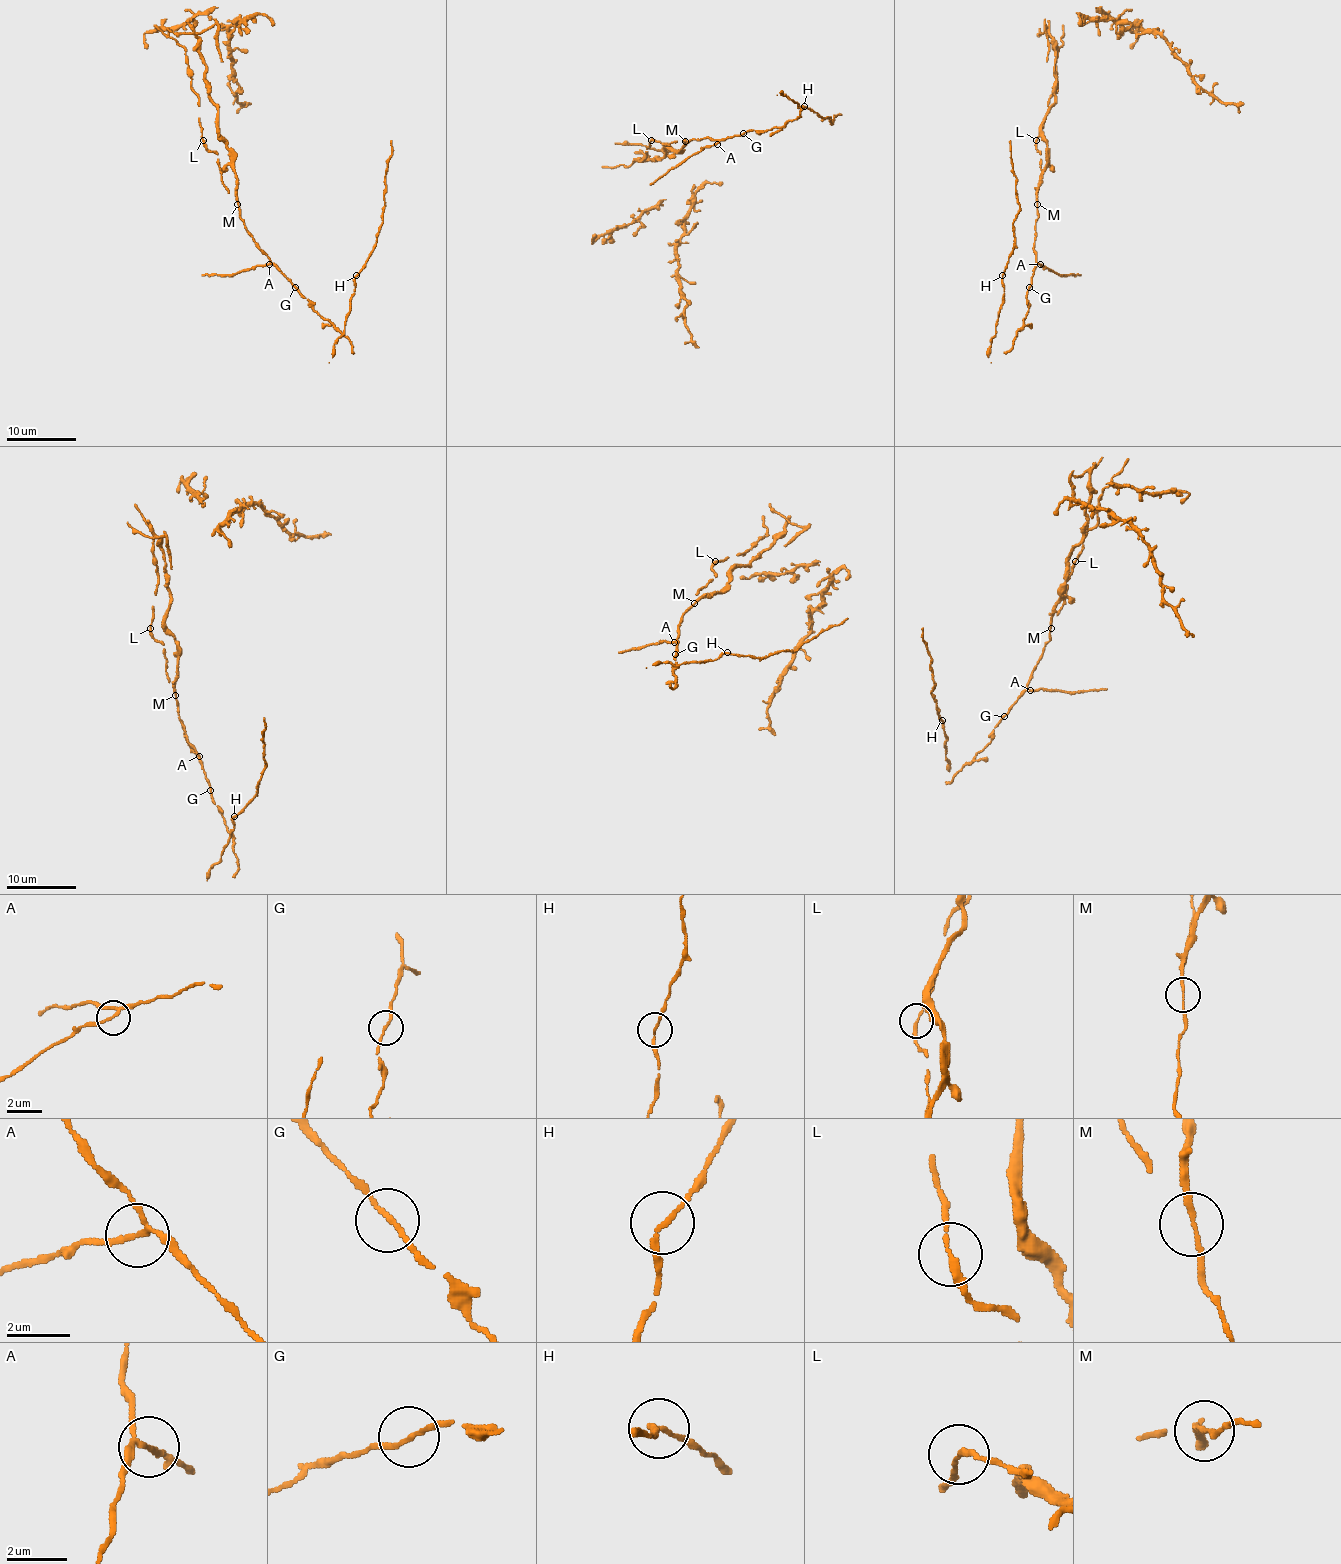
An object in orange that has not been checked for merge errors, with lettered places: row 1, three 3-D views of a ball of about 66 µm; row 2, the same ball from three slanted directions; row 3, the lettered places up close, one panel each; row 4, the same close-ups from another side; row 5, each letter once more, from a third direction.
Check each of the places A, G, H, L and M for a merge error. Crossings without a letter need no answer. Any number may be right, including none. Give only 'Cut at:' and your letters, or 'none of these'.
Cut at: A, M

